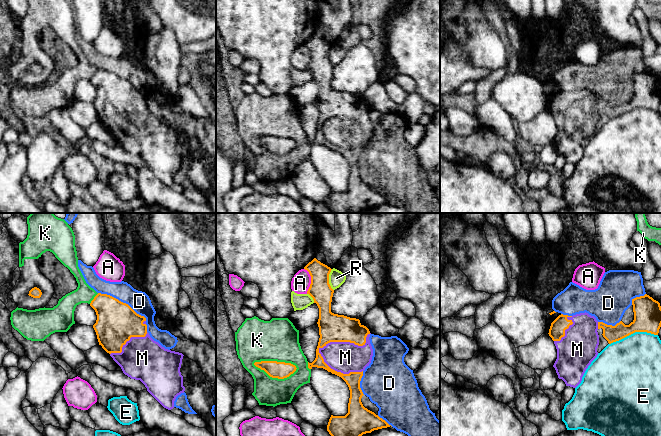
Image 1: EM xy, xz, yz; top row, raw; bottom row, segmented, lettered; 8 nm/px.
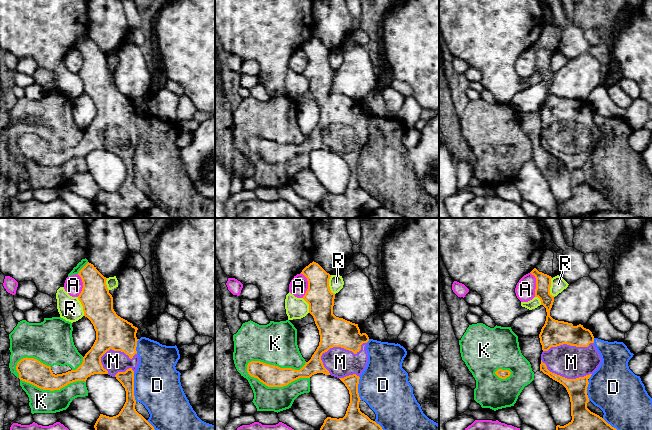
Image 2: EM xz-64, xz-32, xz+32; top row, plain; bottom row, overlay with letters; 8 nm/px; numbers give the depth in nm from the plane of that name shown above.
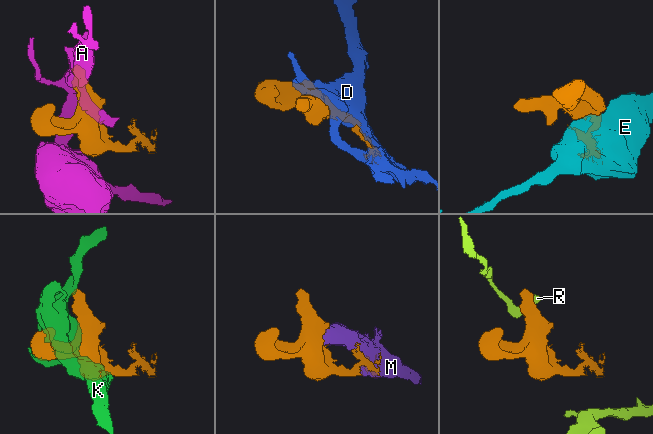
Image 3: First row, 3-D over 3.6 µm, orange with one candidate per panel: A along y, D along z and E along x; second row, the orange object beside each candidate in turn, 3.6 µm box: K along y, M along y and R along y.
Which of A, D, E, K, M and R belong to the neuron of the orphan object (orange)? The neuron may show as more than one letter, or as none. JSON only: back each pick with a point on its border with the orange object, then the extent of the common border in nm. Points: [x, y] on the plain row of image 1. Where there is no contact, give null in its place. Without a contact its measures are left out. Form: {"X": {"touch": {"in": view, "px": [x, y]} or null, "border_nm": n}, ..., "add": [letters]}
{"M": {"touch": {"in": "xz", "px": [345, 117]}, "border_nm": 460}, "add": ["M"]}

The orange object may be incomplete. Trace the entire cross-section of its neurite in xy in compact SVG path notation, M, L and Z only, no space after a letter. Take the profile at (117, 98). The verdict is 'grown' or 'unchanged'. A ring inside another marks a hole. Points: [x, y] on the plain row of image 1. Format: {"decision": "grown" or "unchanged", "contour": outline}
{"decision": "grown", "contour": "M98 69L90 82L97 91L93 104L99 121L110 130L125 151L140 156L164 184L173 185L176 173L185 167L180 148L184 131L165 125L154 117L147 108L146 94L137 90L128 80L110 71Z"}

